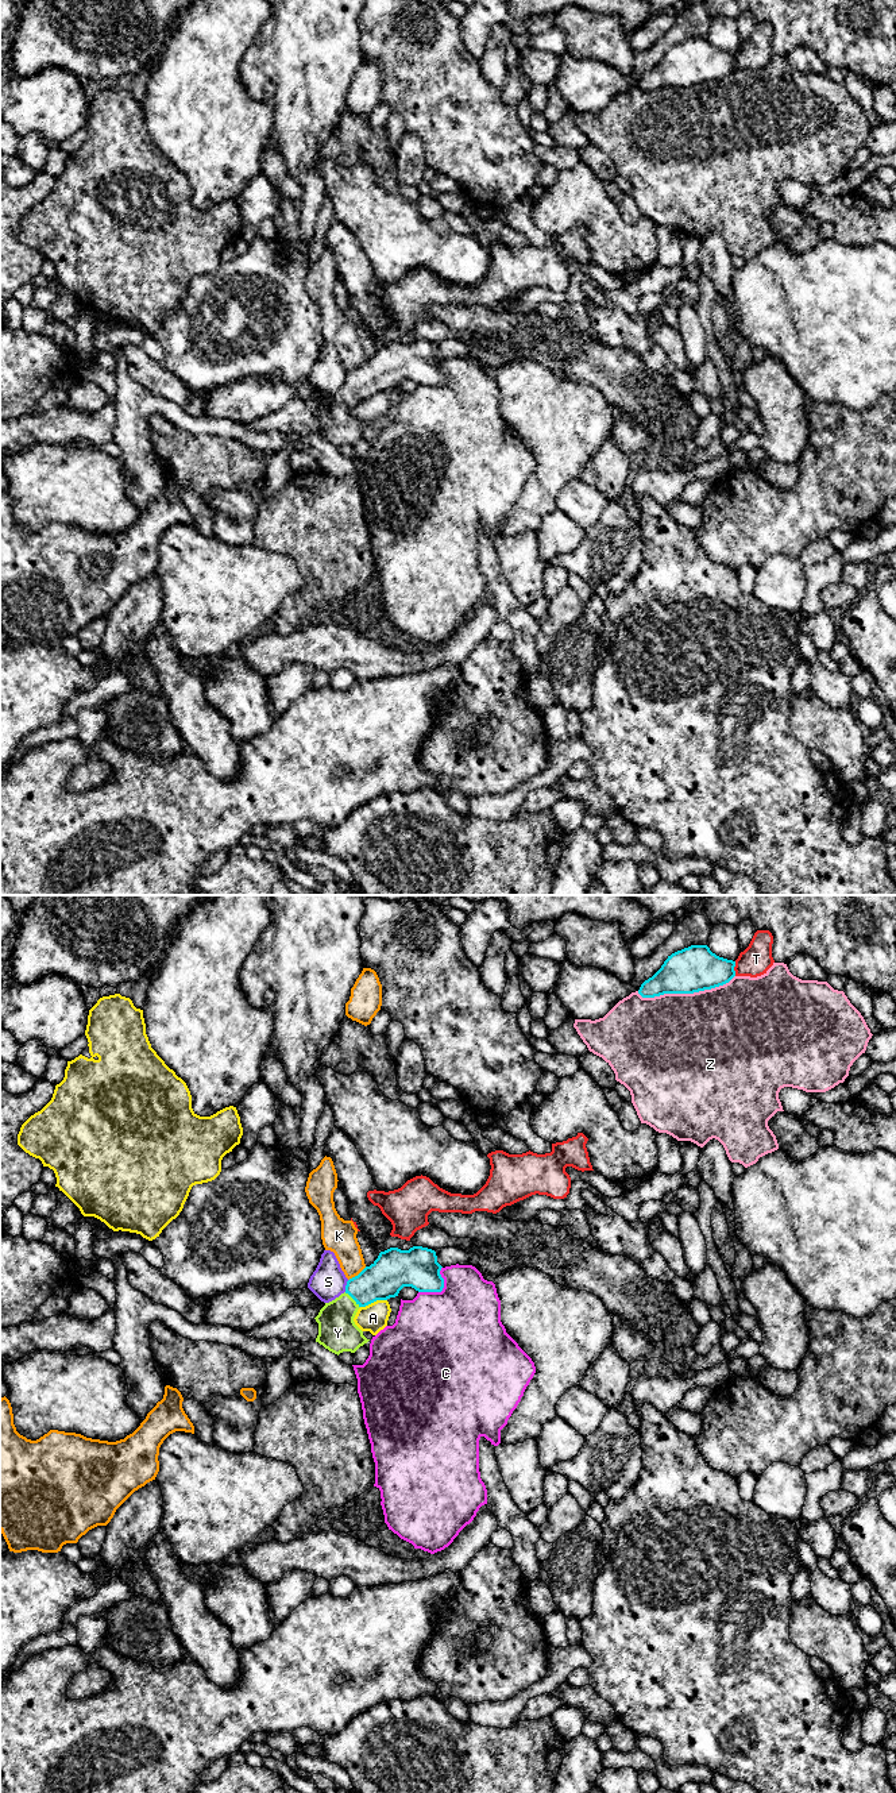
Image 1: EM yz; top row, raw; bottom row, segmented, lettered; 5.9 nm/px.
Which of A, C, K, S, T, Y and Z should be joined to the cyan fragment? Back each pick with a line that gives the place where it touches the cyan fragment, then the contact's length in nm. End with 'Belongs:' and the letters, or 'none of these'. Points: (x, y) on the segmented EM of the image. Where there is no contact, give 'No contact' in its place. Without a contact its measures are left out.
Y: Touches cyan at yz (352, 1298). Shared border 130 nm
Belongs: Y

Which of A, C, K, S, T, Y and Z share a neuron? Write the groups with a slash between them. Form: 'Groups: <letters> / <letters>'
Groups: A / C / K / S / T / Y / Z

